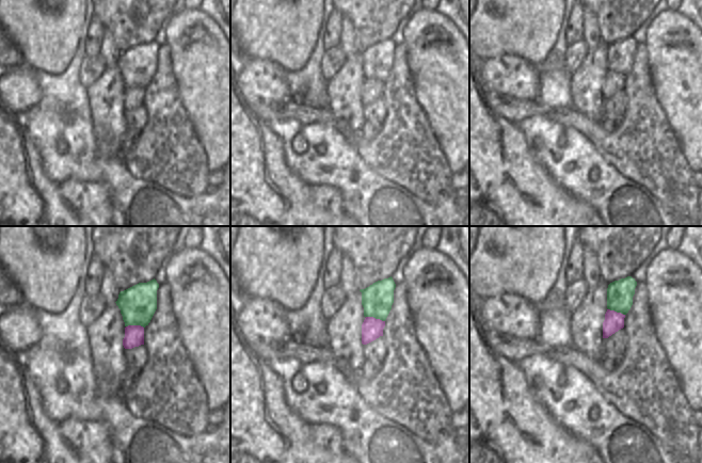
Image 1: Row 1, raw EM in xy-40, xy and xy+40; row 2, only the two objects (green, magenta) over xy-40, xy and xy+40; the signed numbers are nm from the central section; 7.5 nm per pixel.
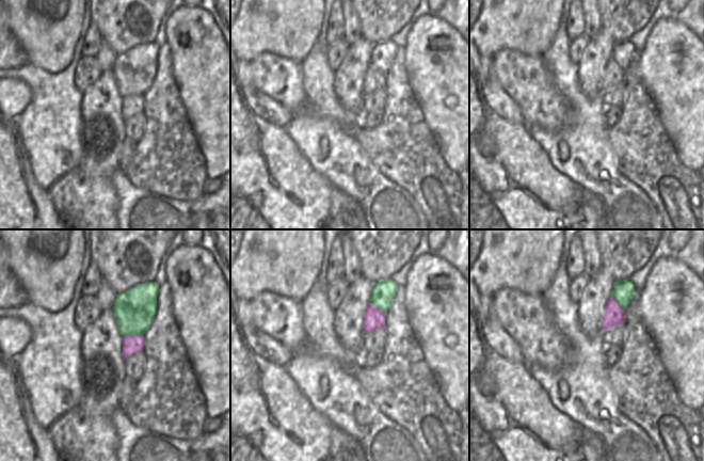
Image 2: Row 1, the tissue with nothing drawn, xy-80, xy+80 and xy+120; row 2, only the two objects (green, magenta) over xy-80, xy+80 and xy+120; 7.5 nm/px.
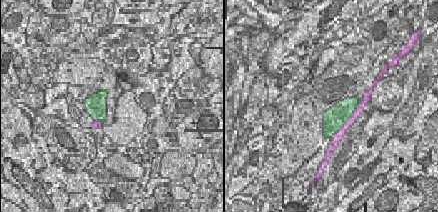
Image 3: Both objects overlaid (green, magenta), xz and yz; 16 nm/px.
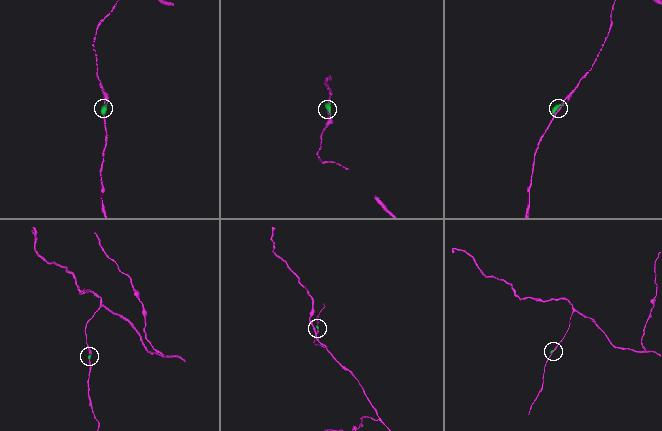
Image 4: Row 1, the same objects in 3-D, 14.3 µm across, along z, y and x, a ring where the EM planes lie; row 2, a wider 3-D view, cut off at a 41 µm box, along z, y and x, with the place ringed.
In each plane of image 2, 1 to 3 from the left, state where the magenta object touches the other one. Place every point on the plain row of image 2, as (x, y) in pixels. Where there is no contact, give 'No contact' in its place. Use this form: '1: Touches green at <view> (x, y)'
1: Touches green at xy-80 (132, 95)
2: Touches green at xy+80 (378, 67)
3: Touches green at xy+120 (618, 64)

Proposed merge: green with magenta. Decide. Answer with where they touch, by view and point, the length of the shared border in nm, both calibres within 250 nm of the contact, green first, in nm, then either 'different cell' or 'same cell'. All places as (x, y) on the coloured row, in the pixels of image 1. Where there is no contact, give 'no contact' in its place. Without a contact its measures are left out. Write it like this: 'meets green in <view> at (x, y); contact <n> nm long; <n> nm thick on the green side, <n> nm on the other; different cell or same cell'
meets green in xy at (376, 318); contact 150 nm long; 240 nm thick on the green side, 160 nm on the other; same cell

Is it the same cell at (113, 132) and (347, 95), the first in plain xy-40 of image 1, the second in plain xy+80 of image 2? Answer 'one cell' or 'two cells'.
one cell

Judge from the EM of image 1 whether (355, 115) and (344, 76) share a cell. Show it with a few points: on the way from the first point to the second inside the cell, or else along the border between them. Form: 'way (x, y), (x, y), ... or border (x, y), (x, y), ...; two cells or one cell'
way (348, 106), (346, 102), (346, 85); one cell

